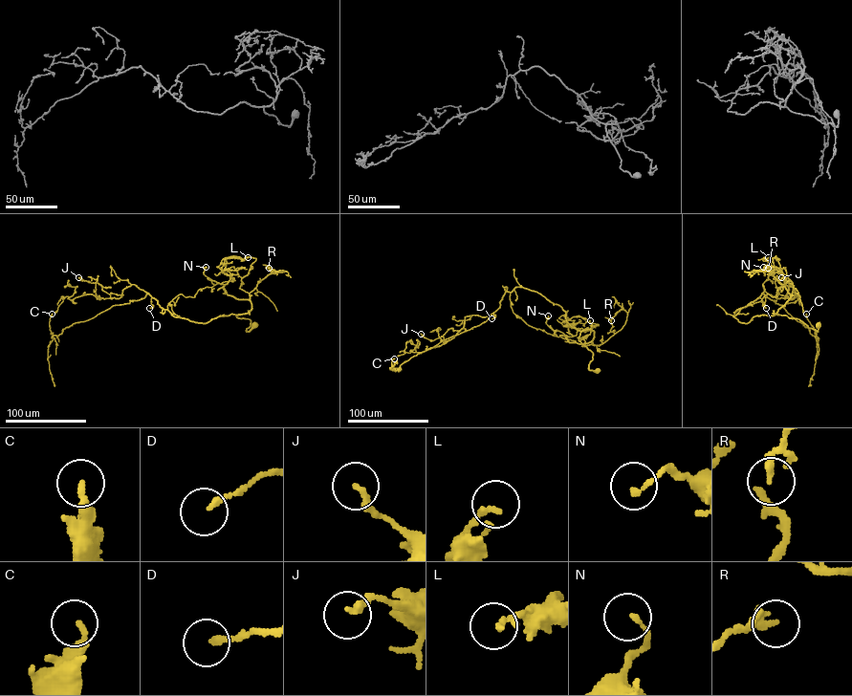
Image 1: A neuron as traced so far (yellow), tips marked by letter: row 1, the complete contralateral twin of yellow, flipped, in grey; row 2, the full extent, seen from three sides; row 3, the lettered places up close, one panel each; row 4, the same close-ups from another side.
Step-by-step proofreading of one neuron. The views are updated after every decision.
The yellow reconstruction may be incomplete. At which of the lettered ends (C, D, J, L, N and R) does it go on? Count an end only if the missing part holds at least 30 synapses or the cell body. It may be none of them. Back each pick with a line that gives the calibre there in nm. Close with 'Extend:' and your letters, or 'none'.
Extend: none

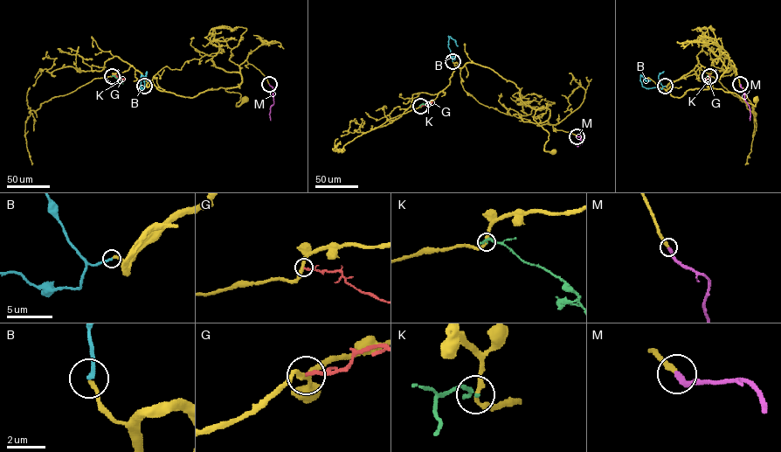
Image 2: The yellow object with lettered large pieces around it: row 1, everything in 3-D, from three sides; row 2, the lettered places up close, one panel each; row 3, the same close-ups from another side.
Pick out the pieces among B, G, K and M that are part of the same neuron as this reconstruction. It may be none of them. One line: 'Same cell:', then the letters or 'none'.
Same cell: B, M

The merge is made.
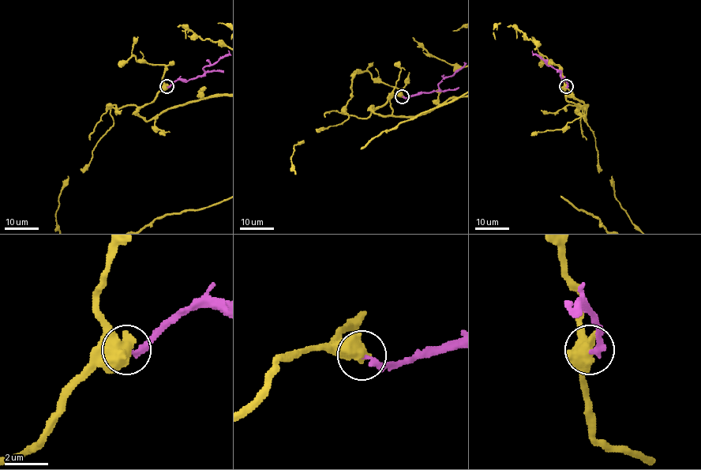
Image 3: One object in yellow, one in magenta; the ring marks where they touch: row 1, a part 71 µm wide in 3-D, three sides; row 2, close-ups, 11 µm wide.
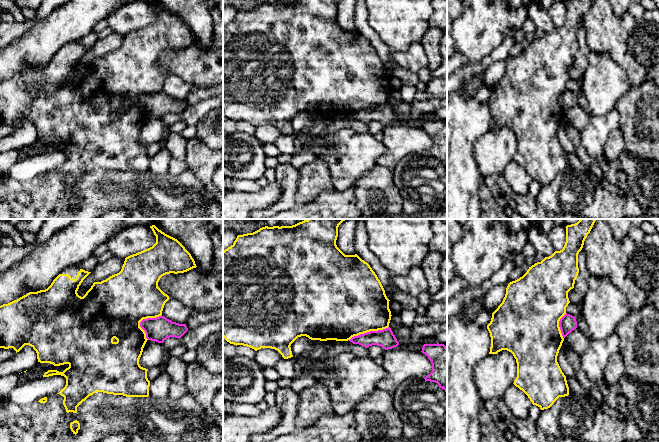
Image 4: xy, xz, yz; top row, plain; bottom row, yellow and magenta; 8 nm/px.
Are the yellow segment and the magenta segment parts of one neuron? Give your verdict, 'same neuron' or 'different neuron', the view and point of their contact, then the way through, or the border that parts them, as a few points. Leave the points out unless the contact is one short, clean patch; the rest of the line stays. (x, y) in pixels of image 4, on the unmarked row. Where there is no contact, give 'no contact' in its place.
different neuron; meets yellow in xz at (368, 107); border along xz (388, 102), (354, 111), (349, 116)

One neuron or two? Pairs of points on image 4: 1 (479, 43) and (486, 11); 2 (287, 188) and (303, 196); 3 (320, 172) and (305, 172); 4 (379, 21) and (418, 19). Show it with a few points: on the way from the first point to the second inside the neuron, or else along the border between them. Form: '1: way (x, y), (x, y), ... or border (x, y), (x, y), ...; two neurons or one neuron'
1: way (483, 35), (486, 30), (486, 19); one neuron
2: border (298, 170), (295, 205); two neurons
3: way (316, 172), (309, 172); one neuron
4: way (389, 19), (408, 19); one neuron

